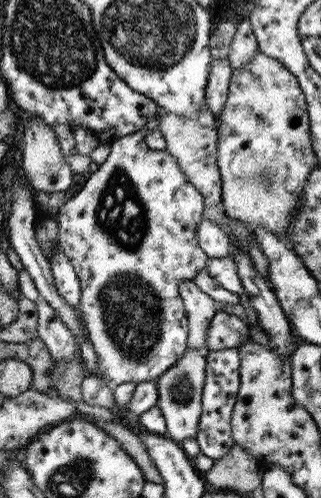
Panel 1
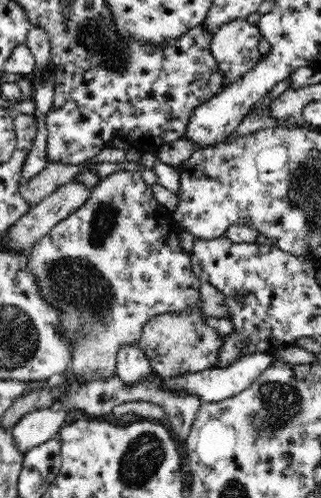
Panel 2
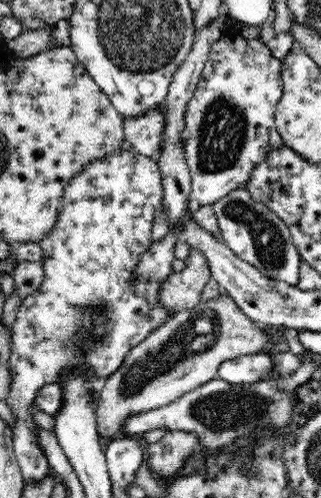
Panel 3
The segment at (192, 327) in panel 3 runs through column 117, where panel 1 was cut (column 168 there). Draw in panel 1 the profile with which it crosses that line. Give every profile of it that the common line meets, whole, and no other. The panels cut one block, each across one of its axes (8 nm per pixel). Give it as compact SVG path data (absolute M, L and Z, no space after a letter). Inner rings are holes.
M185 350L185 354L171 366L165 374L161 374L157 382L159 402L157 408L163 414L167 424L165 436L175 444L183 444L183 440L195 440L199 432L201 418L201 394L203 394L203 372L205 372L205 356L197 354L197 350Z

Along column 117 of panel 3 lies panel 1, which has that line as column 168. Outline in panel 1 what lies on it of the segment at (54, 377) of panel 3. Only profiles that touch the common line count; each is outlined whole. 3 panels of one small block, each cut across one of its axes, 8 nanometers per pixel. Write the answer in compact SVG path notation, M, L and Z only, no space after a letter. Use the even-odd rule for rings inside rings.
M147 128L139 130L137 134L129 134L127 138L119 138L117 142L113 142L109 156L107 156L107 162L103 162L95 174L87 176L87 182L83 184L83 188L75 196L65 200L65 204L57 208L63 254L67 256L67 260L71 260L71 266L73 266L75 276L79 278L81 290L83 290L83 306L81 306L81 318L79 320L83 322L85 338L93 346L93 352L97 356L95 376L101 378L103 382L107 382L107 386L155 382L161 374L165 374L171 366L175 366L175 362L187 350L187 334L189 334L187 312L185 312L183 294L179 290L179 284L193 282L195 278L199 278L199 272L205 270L205 266L209 264L209 256L199 246L199 230L201 230L199 224L203 222L203 194L199 190L195 190L195 186L191 186L189 178L179 170L179 164L175 162L175 158L165 148L155 150L155 148L149 148L145 144L145 134L147 134Z

